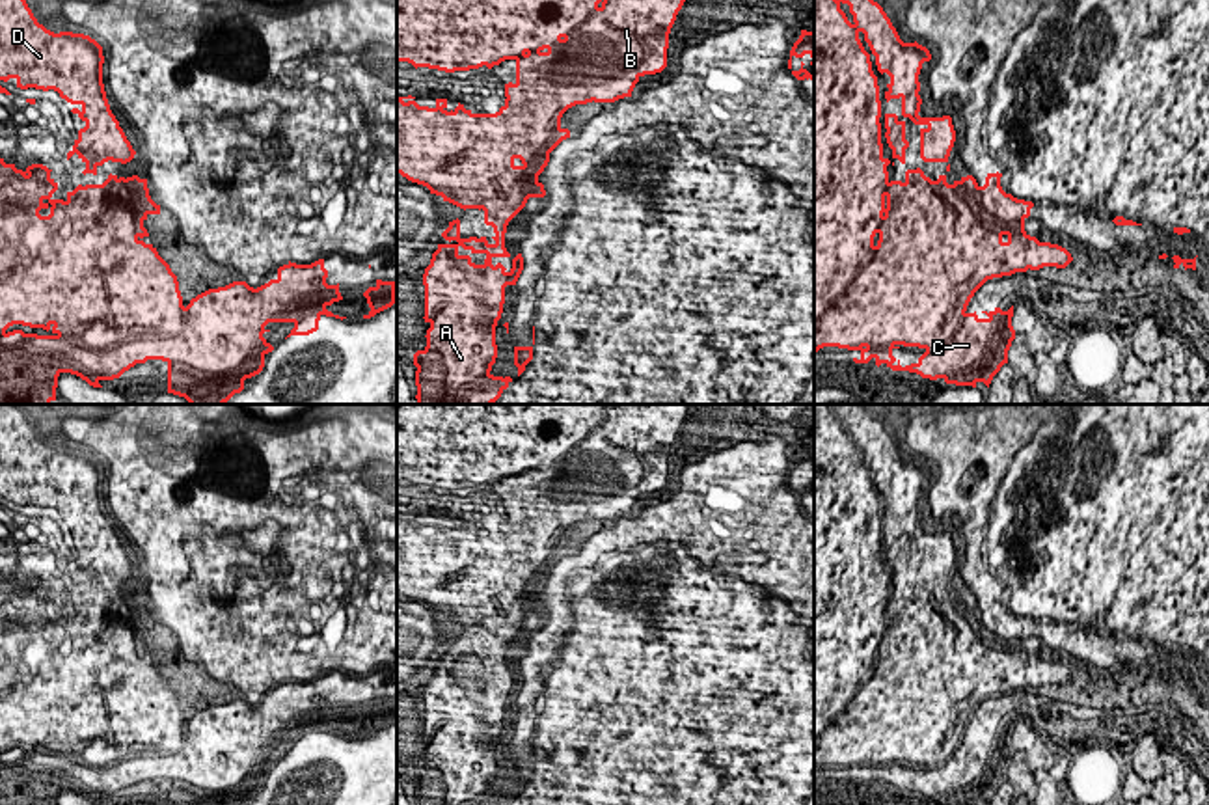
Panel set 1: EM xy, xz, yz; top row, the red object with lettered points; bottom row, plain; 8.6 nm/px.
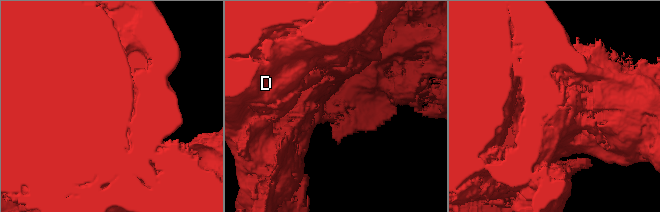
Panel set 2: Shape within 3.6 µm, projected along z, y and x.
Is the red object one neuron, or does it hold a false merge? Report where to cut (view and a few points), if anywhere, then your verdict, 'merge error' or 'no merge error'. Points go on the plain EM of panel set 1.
no cut | no merge error

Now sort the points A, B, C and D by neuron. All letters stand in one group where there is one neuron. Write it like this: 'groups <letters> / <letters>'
groups A B C D

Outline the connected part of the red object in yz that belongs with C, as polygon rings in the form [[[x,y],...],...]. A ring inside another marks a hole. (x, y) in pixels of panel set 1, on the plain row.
[[[814,404],[814,770],[818,770],[823,764],[838,764],[848,768],[859,768],[861,775],[853,775],[855,781],[868,781],[872,775],[876,777],[876,783],[879,785],[885,781],[892,788],[909,788],[917,790],[922,796],[937,798],[943,796],[946,801],[956,803],[972,803],[976,805],[978,799],[984,799],[987,805],[993,798],[993,794],[1000,788],[1004,781],[1008,781],[1008,768],[1012,764],[1012,758],[1015,757],[1015,747],[1012,744],[1013,734],[1013,723],[1008,729],[1002,729],[1000,725],[995,725],[993,729],[982,729],[987,734],[980,736],[974,730],[967,729],[967,723],[974,710],[993,695],[1012,693],[1015,689],[1026,689],[1039,688],[1043,684],[1056,684],[1066,686],[1073,675],[1071,671],[1051,660],[1039,660],[1036,654],[1030,654],[1025,648],[1025,637],[1030,634],[1030,626],[1034,624],[1032,619],[1017,617],[1012,611],[1006,611],[1000,604],[1002,591],[987,591],[985,602],[980,604],[972,593],[961,594],[959,598],[954,598],[952,602],[946,600],[946,593],[939,593],[937,598],[931,598],[924,593],[920,585],[907,587],[905,598],[890,598],[887,583],[890,580],[883,574],[883,561],[881,555],[887,555],[889,565],[892,566],[892,576],[898,576],[902,581],[905,581],[905,566],[909,565],[909,559],[905,557],[905,539],[900,539],[896,531],[881,531],[881,518],[879,518],[879,503],[877,494],[872,488],[872,483],[877,483],[877,488],[883,492],[887,490],[890,494],[890,499],[887,501],[885,516],[887,520],[890,516],[902,518],[902,533],[909,535],[915,542],[920,542],[920,576],[924,580],[946,580],[950,568],[956,559],[956,548],[952,542],[950,533],[943,535],[920,535],[920,522],[922,516],[918,512],[920,499],[918,492],[924,479],[930,479],[931,471],[926,464],[915,460],[903,460],[892,443],[890,436],[883,429],[883,425],[874,419],[863,404],[835,404],[835,412],[831,414],[827,410],[827,404]],[[900,764],[918,764],[926,770],[918,775],[917,781],[900,783],[900,777],[892,773],[894,766]]]

